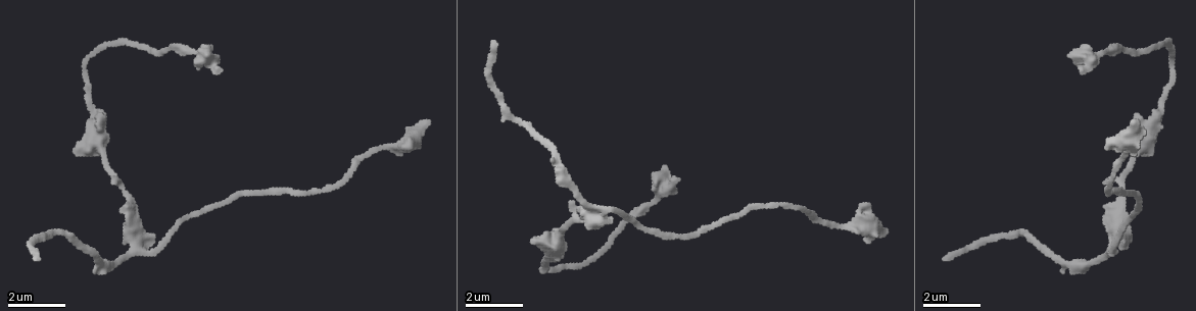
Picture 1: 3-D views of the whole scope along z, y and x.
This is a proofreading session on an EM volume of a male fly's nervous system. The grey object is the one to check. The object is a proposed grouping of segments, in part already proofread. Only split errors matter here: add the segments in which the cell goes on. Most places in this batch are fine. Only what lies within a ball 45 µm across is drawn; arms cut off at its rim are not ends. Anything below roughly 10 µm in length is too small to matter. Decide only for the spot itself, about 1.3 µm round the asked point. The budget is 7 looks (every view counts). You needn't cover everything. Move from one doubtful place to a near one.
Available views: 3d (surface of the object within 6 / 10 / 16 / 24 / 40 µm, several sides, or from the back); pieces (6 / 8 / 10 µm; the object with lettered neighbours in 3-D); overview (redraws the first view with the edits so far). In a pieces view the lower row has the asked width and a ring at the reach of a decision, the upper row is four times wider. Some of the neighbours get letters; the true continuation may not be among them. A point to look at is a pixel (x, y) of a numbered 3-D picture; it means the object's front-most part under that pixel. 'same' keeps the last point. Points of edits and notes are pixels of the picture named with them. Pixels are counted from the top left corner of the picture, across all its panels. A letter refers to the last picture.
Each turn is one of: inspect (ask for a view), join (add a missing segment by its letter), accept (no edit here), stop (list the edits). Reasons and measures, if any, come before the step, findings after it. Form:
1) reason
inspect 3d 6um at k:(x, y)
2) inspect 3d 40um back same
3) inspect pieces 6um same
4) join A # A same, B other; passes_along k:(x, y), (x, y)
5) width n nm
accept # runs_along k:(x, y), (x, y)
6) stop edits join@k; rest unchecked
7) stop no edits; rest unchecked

thick end
inspect 3d 10um at 1:(673, 180)

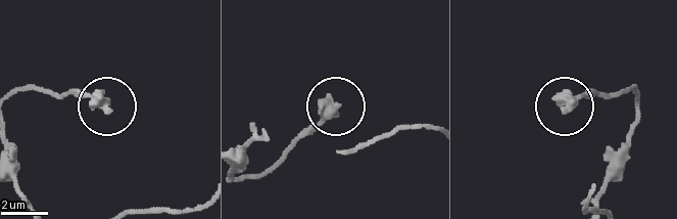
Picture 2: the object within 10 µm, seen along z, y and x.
see the neighbours
inspect pieces 6um same

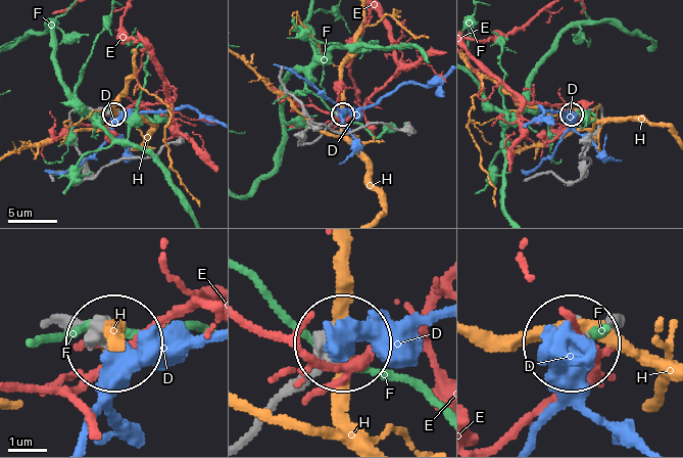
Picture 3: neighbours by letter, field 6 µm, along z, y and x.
width 440 nm
accept # D other, E other, F other, H other; no lettered segment goes on from it

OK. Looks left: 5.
branch stops here
inspect pieces 6um at 1:(882, 232)

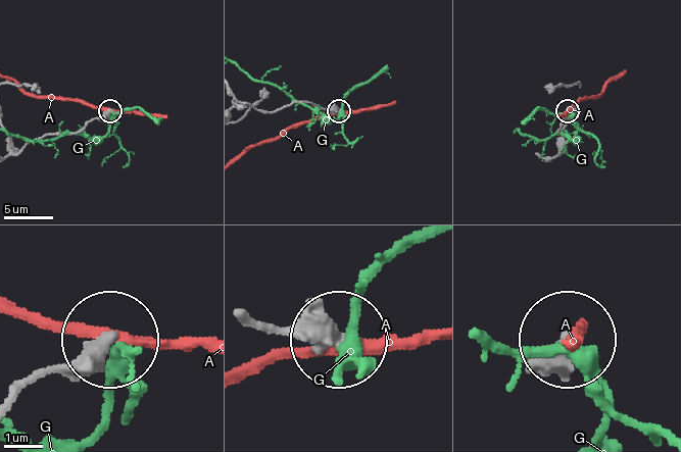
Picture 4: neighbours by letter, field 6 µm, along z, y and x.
width 370 nm
accept # A other, G other; runs_along 4:(241, 106), (250, 105), (271, 111), (309, 101), (338, 110); no lettered segment goes on from it

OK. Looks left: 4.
free end
inspect 3d 10um at 1:(949, 255)

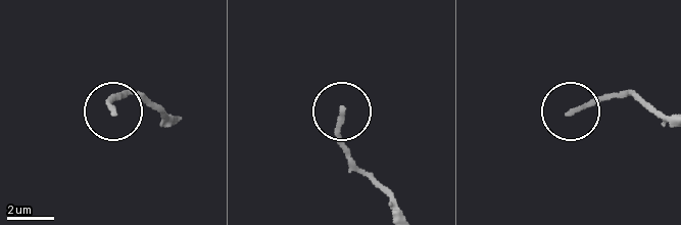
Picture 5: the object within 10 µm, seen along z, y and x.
inspect pieces 6um same

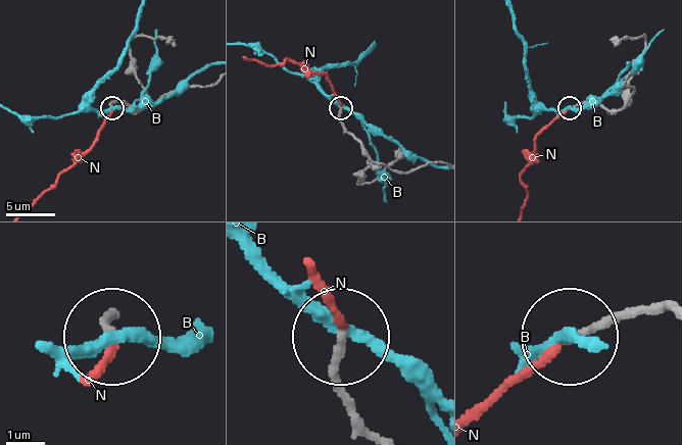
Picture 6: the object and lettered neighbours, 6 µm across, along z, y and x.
join N # B other, N same; passes_along 6:(666, 305), (581, 328), (474, 412); the cell continues

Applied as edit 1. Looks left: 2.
stop edits join@6; rest unchecked

